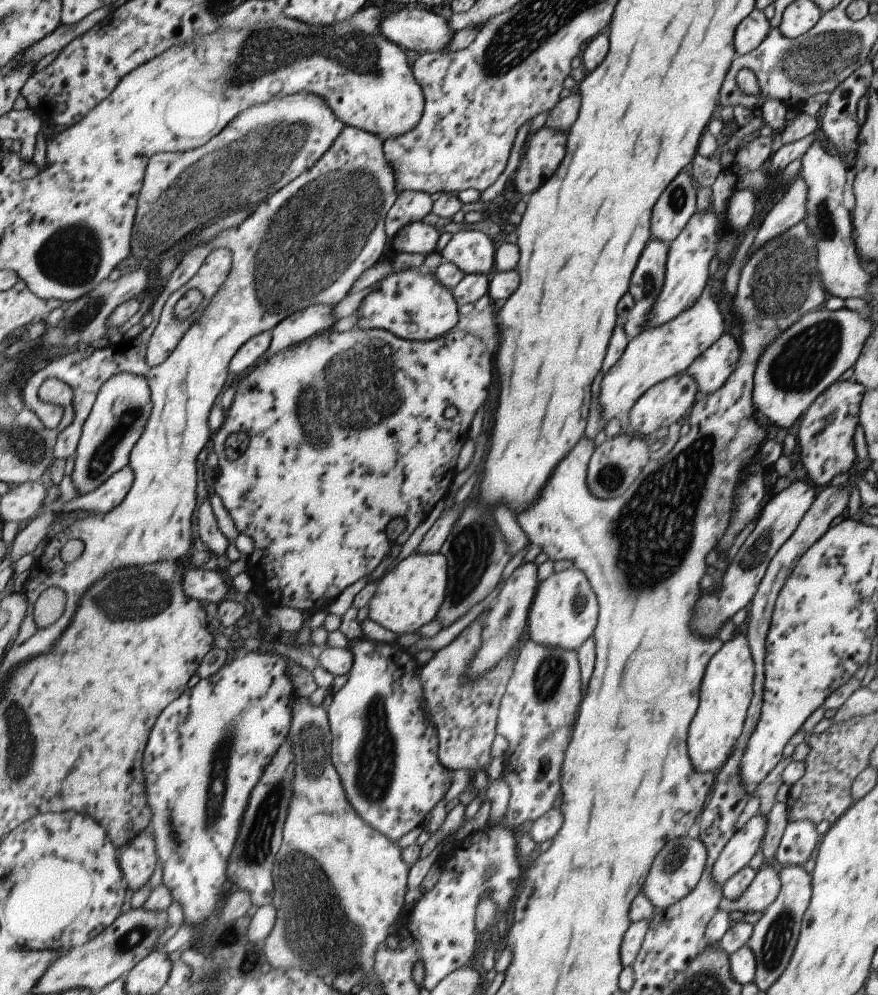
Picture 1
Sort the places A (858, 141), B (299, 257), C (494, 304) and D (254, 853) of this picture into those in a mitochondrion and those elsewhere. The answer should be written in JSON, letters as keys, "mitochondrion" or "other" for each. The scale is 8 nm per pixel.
{"A":"other","B":"mitochondrion","C":"other","D":"mitochondrion"}

